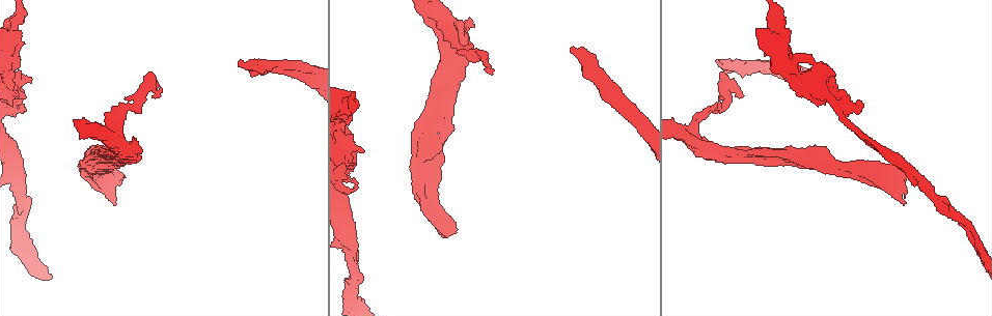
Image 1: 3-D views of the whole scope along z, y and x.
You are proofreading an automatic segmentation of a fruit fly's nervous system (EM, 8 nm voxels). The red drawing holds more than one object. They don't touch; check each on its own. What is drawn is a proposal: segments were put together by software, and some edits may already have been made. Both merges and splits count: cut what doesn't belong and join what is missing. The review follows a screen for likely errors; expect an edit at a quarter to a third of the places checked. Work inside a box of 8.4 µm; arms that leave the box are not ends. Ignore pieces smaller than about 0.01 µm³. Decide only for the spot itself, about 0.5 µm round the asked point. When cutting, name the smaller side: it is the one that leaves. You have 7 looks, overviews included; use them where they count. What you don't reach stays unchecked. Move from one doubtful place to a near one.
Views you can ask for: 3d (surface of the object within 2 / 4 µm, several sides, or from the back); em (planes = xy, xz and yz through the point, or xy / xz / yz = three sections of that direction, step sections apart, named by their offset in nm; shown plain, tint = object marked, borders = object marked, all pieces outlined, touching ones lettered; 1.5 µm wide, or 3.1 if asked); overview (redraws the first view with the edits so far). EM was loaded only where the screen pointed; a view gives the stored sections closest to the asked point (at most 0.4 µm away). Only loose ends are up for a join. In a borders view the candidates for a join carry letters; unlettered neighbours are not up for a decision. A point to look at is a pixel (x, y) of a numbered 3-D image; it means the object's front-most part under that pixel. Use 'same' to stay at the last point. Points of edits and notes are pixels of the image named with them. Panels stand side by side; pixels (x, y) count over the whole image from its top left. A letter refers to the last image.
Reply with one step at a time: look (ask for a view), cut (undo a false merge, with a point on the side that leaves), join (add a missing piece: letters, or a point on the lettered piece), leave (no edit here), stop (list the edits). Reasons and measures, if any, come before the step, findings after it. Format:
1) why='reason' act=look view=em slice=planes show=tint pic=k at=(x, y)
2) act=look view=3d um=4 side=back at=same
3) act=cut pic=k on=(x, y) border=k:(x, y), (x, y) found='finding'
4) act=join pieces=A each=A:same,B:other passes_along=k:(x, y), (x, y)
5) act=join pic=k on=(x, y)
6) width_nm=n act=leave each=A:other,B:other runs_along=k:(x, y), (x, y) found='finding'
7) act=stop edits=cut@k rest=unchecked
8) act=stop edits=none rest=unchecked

why='touches itself' act=look view=em slice=planes show=tint pic=1 at=(17, 161)

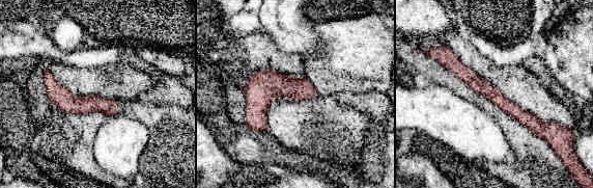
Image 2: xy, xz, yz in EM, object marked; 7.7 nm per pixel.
why='what lies round it' act=look view=em slice=planes show=borders at=same

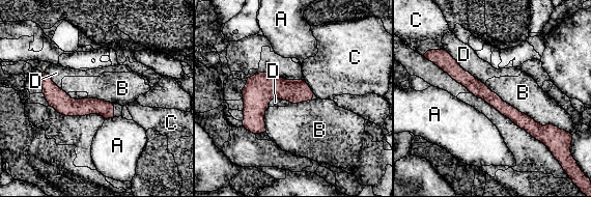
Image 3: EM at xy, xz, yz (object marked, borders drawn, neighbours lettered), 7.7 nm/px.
longest_contact=B:650nm act=leave each=A:other,B:other,C:other,D:other border=3:(485, 85), (536, 122), (558, 128) found='continuous, no second cell'

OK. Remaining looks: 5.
why='thick turns thin' act=look view=em slice=planes show=plain pic=1 at=(898, 188)

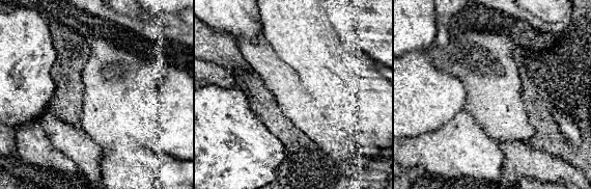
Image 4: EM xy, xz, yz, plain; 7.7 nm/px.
act=look view=em slice=planes show=borders at=same

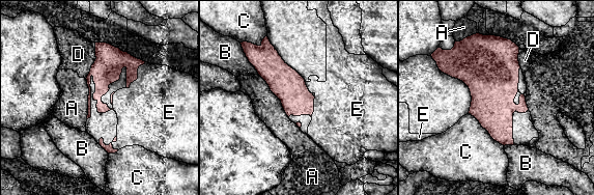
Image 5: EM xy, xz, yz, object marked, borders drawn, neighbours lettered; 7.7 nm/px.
longest_contact=A:420nm act=leave each=A:other,B:other,C:other,D:other,E:other border=5:(145, 62), (126, 88) found='all the same cell'

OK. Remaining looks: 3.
why='thin end' act=look view=3d um=2 pic=1 at=(160, 96)

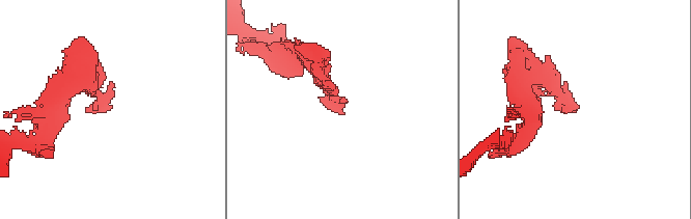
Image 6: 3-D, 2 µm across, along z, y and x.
why='need the tissue' act=look view=em slice=planes show=borders pic=6 at=(338, 110)

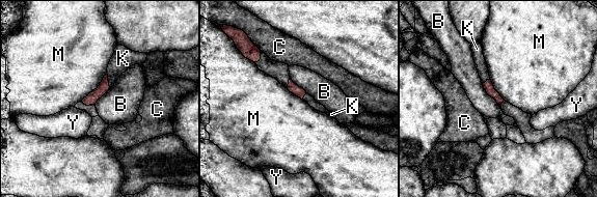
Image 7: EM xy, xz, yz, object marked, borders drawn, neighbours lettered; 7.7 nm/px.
longest_contact=M:300nm act=join pieces=K each=B:other,C:other,K:same,M:other,Y:other found='the cell continues'

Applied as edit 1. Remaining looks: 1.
act=stop edits=join@7 rest=unchecked

